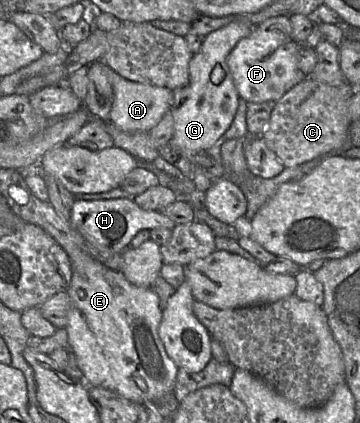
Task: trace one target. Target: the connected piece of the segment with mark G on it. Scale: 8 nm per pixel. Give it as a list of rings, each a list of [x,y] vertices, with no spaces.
[[[234,20],[203,38],[200,50],[189,63],[189,83],[174,90],[174,102],[170,110],[174,120],[174,134],[169,141],[171,148],[182,156],[192,158],[214,149],[230,127],[240,99],[227,57],[236,44],[249,36],[256,25]]]

